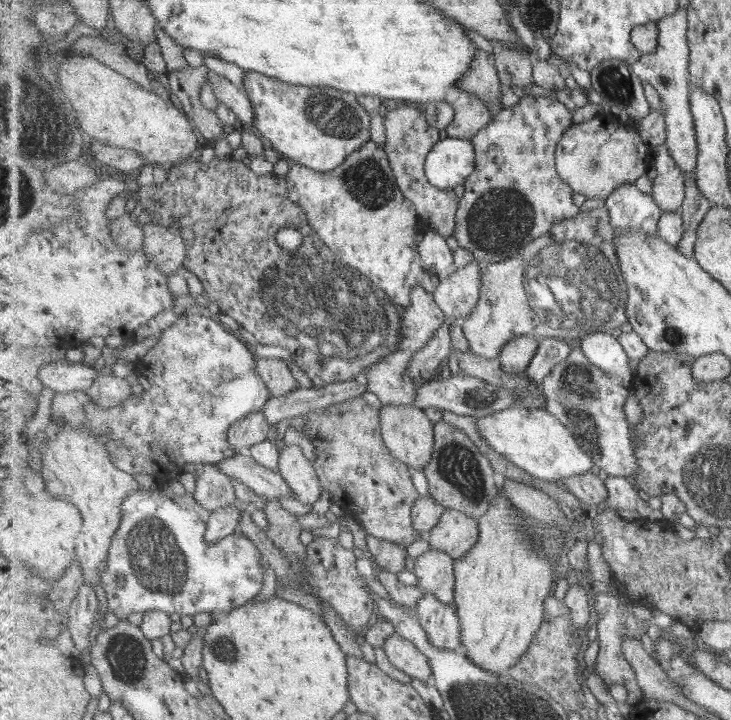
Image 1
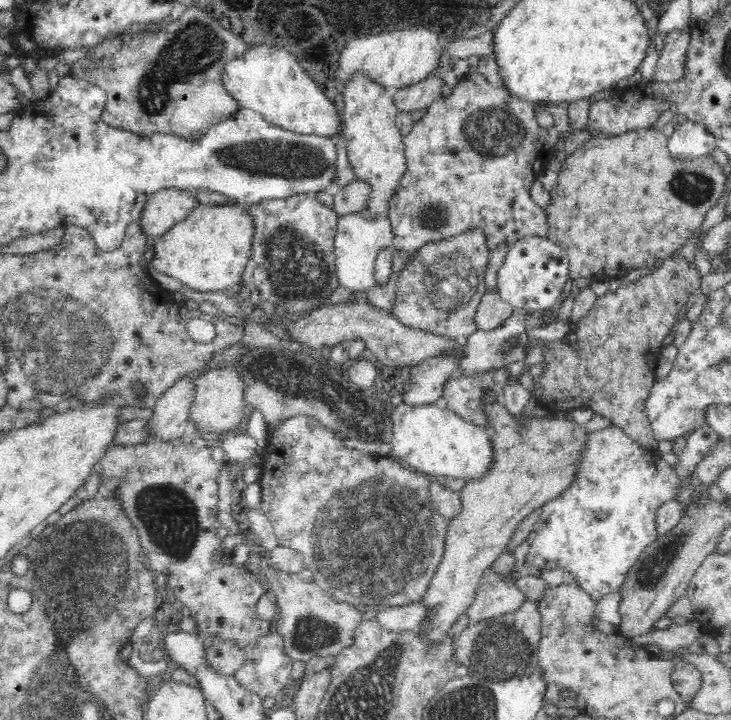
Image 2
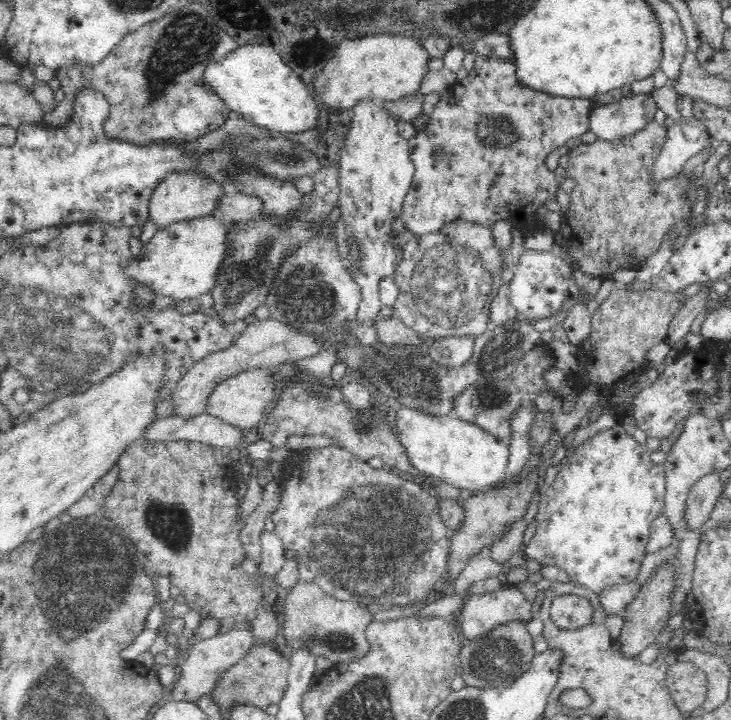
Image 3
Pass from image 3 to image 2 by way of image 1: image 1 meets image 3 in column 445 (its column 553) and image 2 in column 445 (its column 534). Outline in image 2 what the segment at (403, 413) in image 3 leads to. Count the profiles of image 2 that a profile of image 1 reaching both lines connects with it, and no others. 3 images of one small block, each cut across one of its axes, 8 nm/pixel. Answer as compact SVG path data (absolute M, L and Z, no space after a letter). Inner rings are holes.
M402 403L391 407L390 442L392 450L388 454L396 460L408 464L410 468L425 476L440 476L443 479L481 477L491 463L491 443L486 428L464 420L448 408L438 408L436 404L407 405Z

